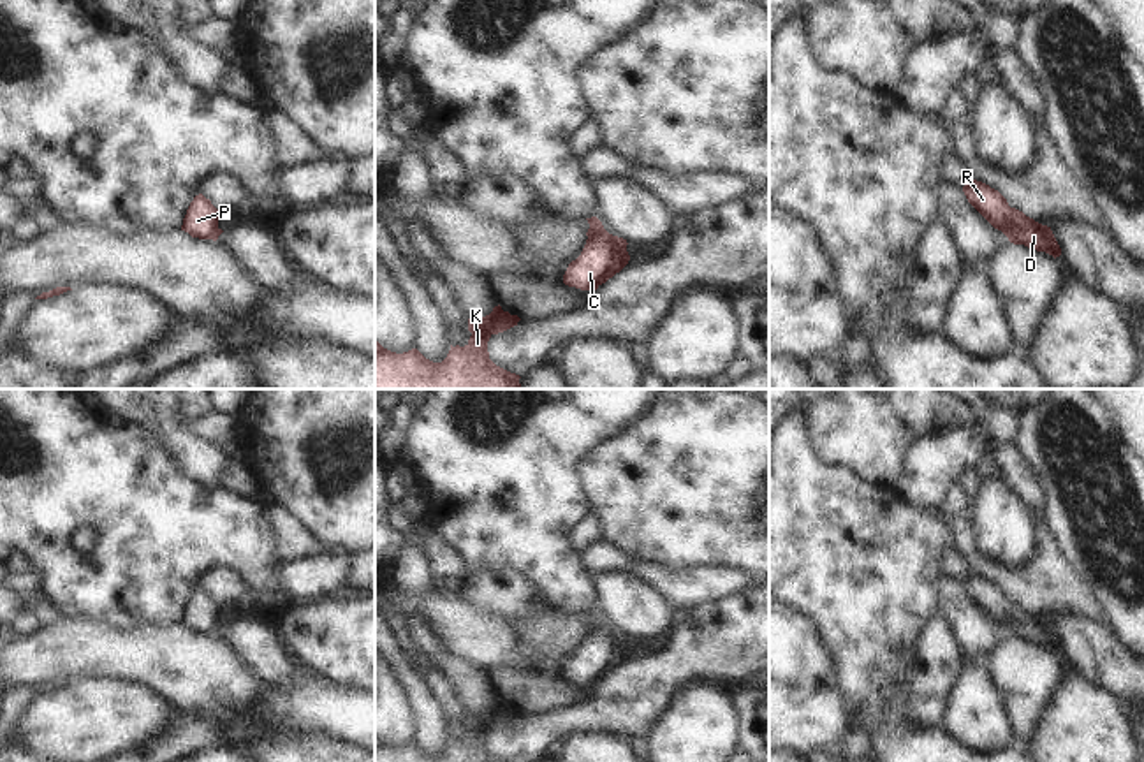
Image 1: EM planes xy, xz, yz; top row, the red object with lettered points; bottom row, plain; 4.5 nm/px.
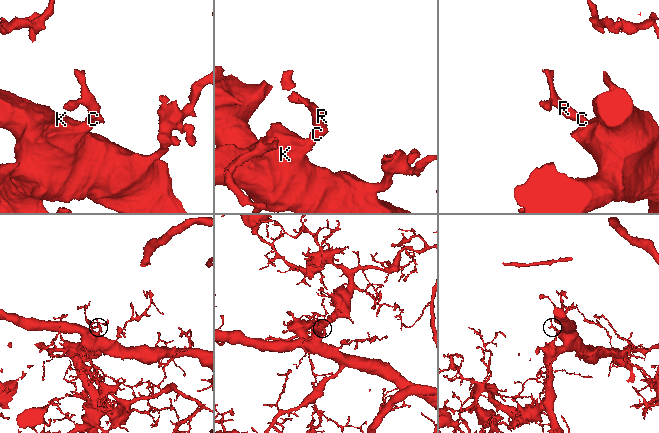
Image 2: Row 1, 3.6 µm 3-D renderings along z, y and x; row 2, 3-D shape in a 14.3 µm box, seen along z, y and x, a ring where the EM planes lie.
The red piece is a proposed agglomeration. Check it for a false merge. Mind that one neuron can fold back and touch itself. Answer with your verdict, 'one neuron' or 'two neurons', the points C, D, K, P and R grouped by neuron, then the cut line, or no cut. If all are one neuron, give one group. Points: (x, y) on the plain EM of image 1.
one neuron; C D K P R; no cut

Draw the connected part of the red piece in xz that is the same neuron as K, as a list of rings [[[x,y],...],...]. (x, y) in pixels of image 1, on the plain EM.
[[[495,700],[493,706],[477,714],[468,713],[472,727],[465,741],[452,741],[442,757],[426,753],[417,743],[403,748],[384,743],[375,734],[375,762],[500,762],[489,753],[488,736],[493,729],[503,727],[517,720],[521,713]]]

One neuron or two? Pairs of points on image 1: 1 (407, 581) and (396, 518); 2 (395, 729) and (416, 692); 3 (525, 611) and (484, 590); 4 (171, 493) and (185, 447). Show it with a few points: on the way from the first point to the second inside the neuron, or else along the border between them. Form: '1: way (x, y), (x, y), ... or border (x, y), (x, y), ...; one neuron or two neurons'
1: way (412, 565), (412, 534); one neuron
2: border (393, 671), (407, 690), (418, 718), (416, 741); two neurons
3: way (514, 600), (506, 592), (495, 590); one neuron
4: border (161, 437), (166, 449), (194, 477), (215, 488); two neurons

